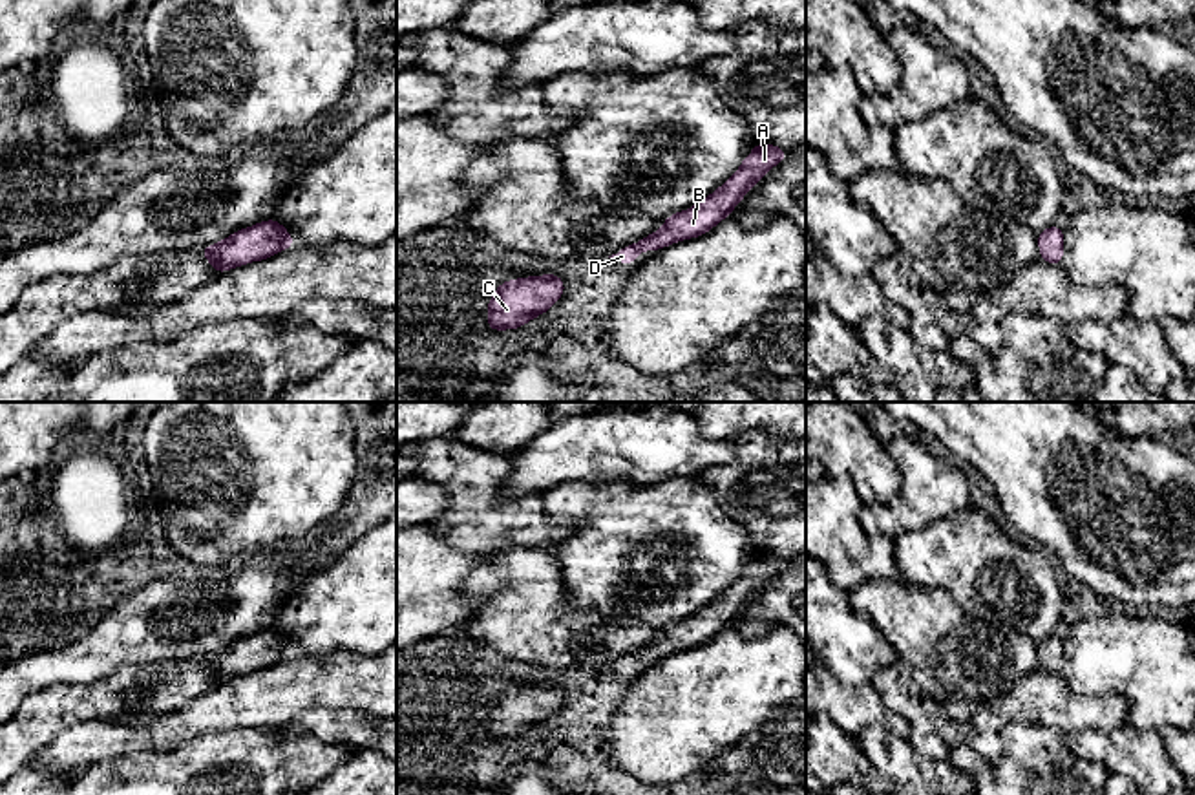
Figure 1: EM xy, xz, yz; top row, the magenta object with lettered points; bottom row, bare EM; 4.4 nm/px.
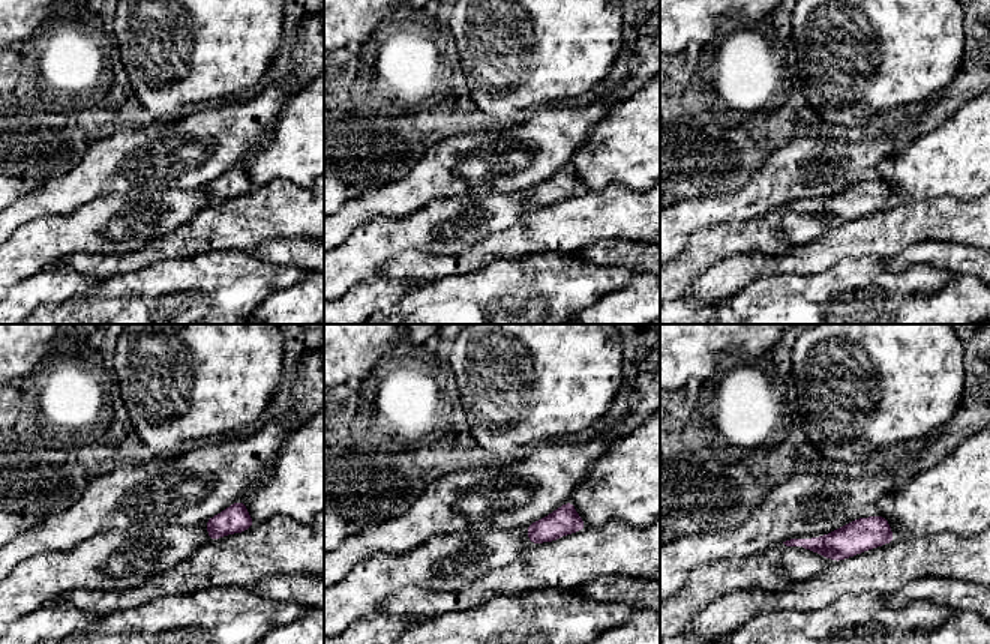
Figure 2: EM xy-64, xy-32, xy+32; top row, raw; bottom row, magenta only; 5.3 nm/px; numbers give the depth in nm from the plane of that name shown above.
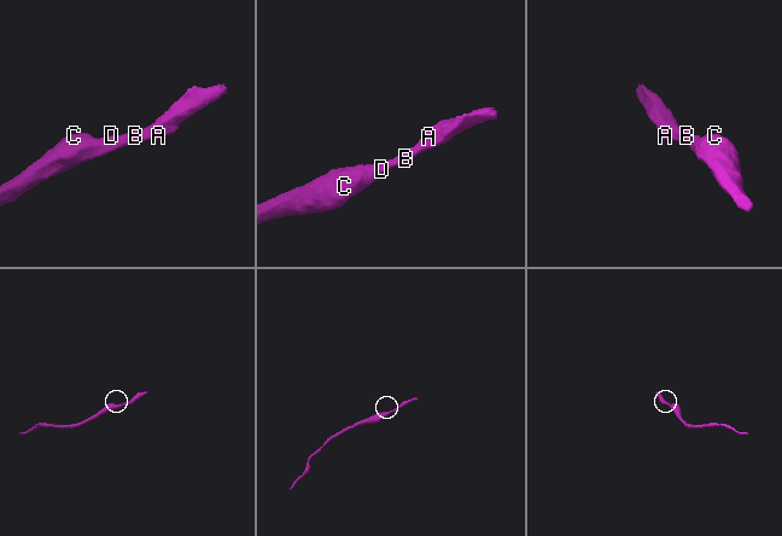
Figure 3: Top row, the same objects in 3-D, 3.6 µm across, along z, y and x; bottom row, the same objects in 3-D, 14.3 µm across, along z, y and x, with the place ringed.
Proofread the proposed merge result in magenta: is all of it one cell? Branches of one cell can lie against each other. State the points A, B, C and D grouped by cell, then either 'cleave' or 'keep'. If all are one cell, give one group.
A B C D | keep

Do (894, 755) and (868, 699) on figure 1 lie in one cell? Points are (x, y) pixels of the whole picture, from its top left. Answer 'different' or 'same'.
same

